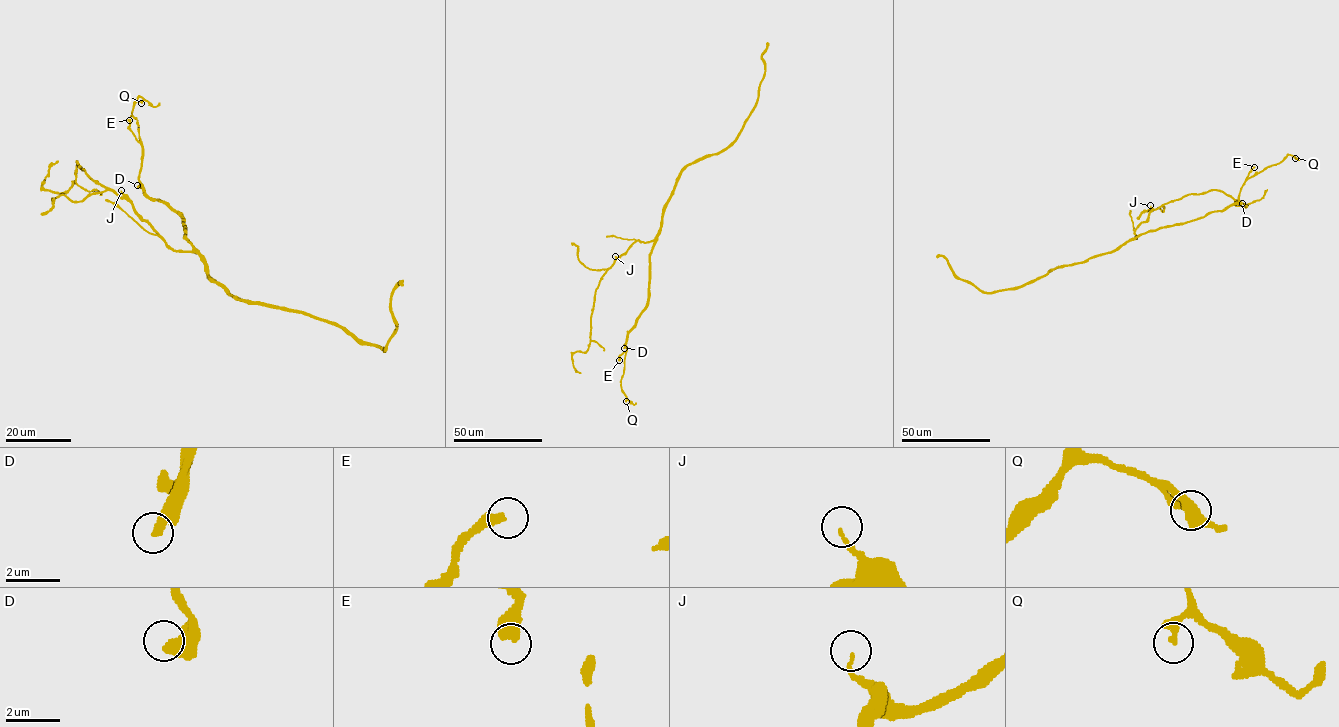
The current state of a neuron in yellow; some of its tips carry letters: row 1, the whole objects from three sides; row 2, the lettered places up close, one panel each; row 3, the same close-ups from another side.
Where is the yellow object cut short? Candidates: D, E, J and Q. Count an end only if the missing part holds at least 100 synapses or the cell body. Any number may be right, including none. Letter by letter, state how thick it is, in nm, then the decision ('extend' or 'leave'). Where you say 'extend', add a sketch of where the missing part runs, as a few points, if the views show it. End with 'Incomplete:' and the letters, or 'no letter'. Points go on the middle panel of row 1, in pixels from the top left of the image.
D: 380 nm thick; extend
E: 440 nm thick; leave
J: 130 nm thick; leave
Q: 280 nm thick; leave
Incomplete: D

